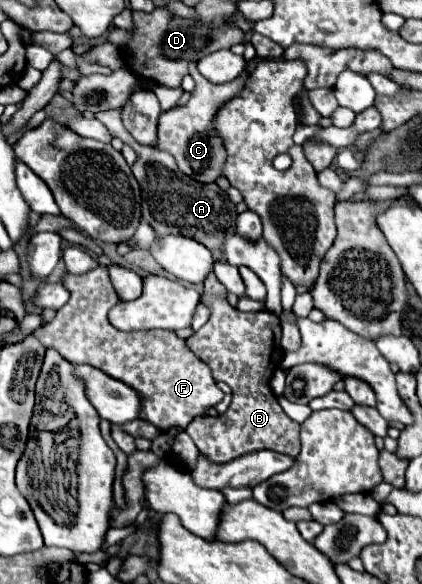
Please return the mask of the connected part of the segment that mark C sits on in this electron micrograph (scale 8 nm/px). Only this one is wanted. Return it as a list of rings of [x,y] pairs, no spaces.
[[[191,64],[189,74],[195,78],[197,86],[191,92],[191,100],[185,106],[175,106],[175,108],[171,108],[167,112],[161,112],[159,126],[157,126],[157,150],[169,152],[175,158],[179,170],[183,174],[191,176],[193,180],[215,182],[221,176],[221,168],[223,168],[223,164],[227,160],[227,152],[225,152],[223,140],[217,136],[213,120],[215,120],[217,110],[223,104],[227,104],[231,100],[231,96],[235,96],[245,86],[249,70],[245,68],[241,72],[243,76],[237,76],[235,82],[229,82],[229,84],[213,84],[213,82],[205,80],[197,72],[195,64]]]

